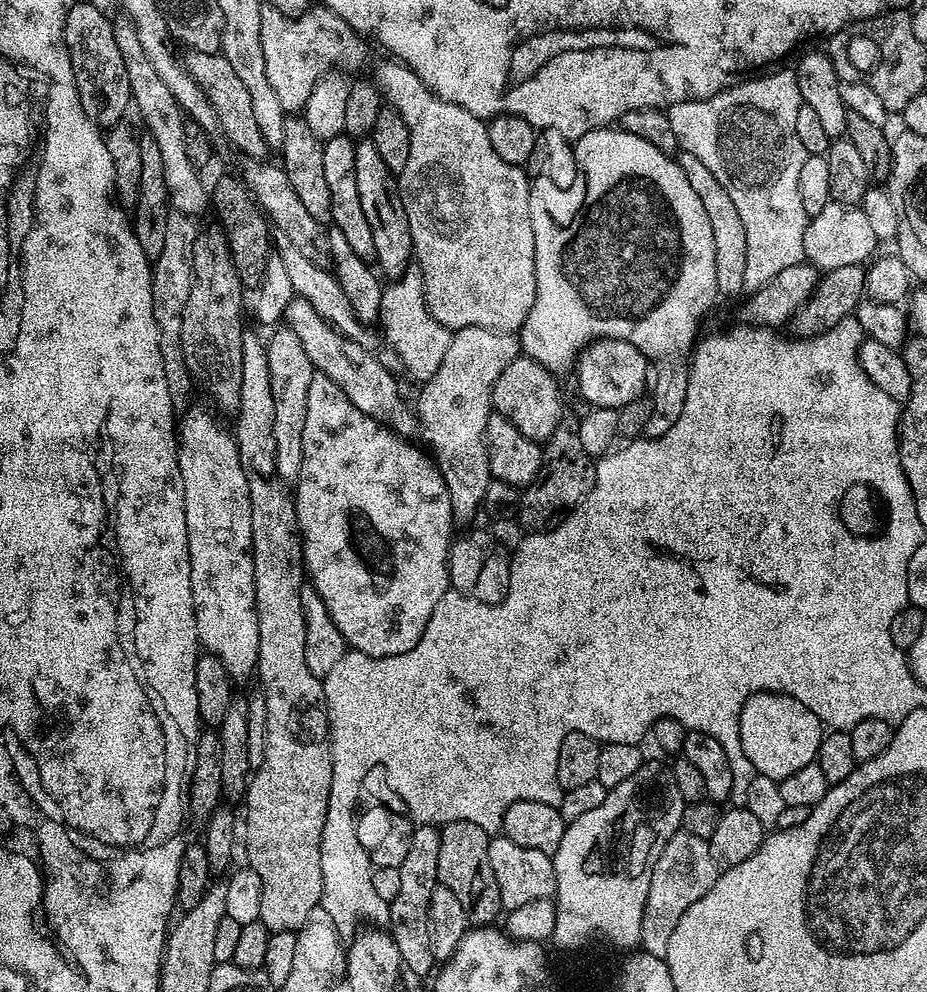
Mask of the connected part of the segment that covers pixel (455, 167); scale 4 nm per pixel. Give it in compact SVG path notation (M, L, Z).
M384 58L384 61L370 73L370 76L376 87L379 88L381 97L395 112L402 114L402 122L406 122L406 130L410 130L410 159L406 161L406 170L398 173L398 183L402 206L406 210L406 222L410 222L414 260L424 279L424 297L430 314L434 314L434 318L438 322L442 322L442 326L453 330L482 326L486 330L494 330L495 332L519 333L534 306L534 298L536 297L534 226L530 222L530 190L532 189L530 177L524 168L510 166L510 162L502 162L502 158L498 158L498 154L492 149L488 125L485 121L470 114L470 110L462 110L462 106L454 106L454 102L446 102L441 96L434 95L422 80L408 68L407 64L399 63L392 58Z

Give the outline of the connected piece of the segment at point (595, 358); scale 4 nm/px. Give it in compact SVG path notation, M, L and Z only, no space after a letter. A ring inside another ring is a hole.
M601 338L587 345L575 361L575 372L580 396L592 408L619 410L622 406L641 399L650 384L650 362L642 350L638 350L638 346L630 346L630 342L614 338Z

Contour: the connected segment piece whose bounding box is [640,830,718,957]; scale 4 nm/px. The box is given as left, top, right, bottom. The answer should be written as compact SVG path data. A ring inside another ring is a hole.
M683 830L673 834L662 854L658 854L658 862L654 862L650 894L646 894L646 910L642 918L640 944L643 951L662 957L666 954L666 946L670 946L670 937L674 935L682 914L686 914L686 910L714 886L717 875L718 865L709 841Z

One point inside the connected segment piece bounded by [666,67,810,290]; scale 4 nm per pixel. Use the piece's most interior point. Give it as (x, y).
(745, 136)

